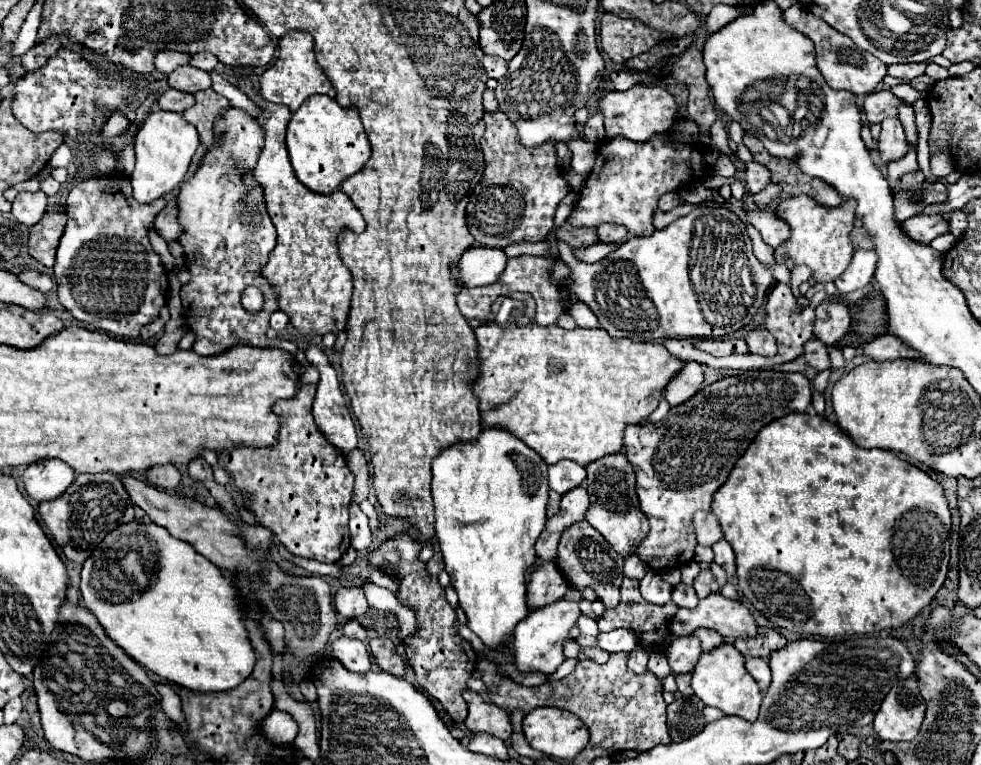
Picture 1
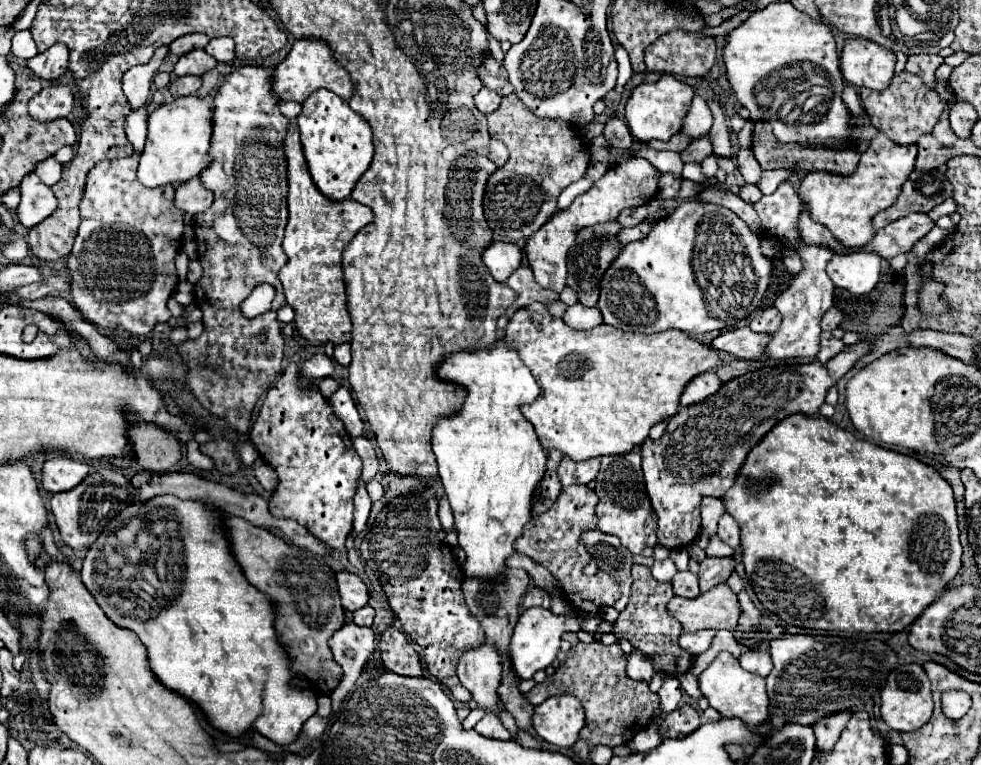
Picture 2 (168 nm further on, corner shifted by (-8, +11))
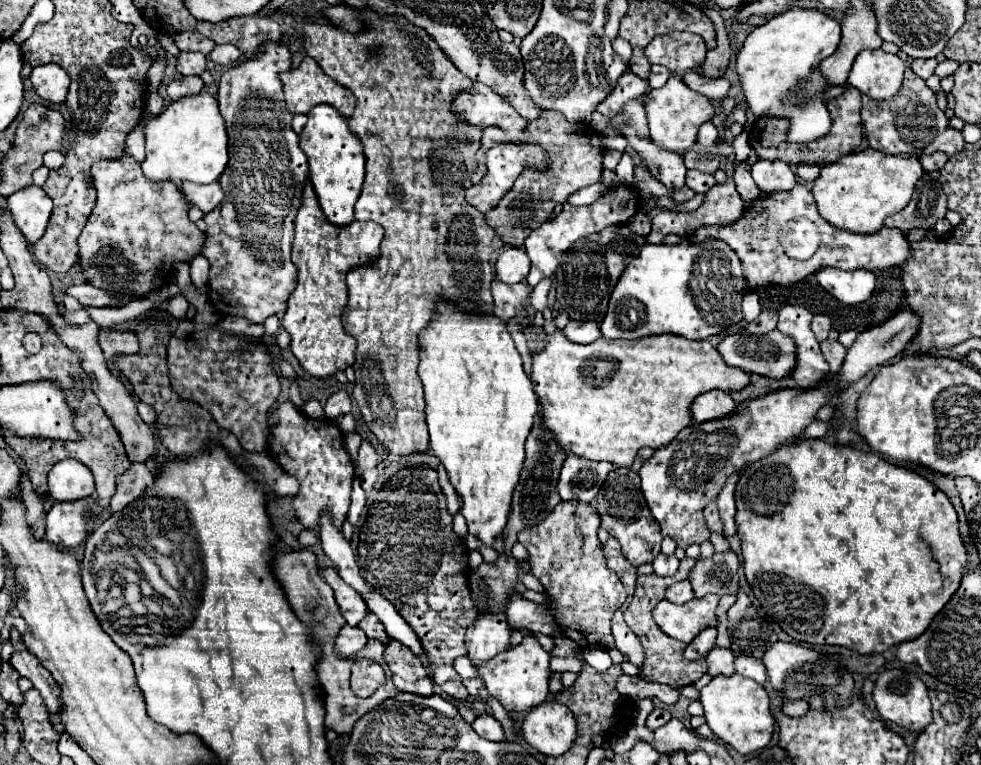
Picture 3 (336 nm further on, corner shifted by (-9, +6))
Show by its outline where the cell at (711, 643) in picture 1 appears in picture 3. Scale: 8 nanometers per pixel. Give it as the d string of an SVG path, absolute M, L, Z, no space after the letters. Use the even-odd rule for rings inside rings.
M714 648L706 656L710 676L732 676L734 674L734 654L724 648Z

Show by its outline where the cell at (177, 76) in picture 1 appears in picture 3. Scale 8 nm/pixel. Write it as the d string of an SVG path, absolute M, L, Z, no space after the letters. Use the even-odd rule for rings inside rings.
M180 52L176 58L176 70L182 76L200 76L206 70L206 56L198 52Z

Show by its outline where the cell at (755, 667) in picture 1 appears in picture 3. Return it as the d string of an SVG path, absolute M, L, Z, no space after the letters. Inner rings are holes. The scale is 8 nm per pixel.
M736 656L734 668L736 668L736 674L752 678L758 684L766 682L766 668L764 668L764 664L760 660L752 658L752 656Z

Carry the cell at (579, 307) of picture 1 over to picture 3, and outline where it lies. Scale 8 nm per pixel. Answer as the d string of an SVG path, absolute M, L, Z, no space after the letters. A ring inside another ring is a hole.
M570 320L568 326L564 328L564 334L570 342L574 344L590 344L600 338L600 328L596 322L578 322Z

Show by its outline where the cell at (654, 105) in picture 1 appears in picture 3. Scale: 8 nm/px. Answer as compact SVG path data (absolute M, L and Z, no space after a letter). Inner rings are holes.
M672 74L660 90L652 90L644 98L644 106L646 106L646 114L648 114L648 124L650 124L650 138L658 146L674 150L674 152L682 152L682 150L692 148L698 138L698 128L704 122L712 120L712 116L714 116L712 102L706 96L690 90L682 82L682 78L672 76Z

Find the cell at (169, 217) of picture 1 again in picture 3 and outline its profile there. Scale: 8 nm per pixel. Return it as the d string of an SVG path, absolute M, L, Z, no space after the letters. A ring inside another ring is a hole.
M184 182L182 184L182 192L206 214L210 210L214 210L224 194L222 194L222 188L218 182L212 182L212 184L194 184L194 182Z

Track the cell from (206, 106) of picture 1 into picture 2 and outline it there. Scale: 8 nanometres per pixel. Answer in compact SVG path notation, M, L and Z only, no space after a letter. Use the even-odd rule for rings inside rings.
M211 69L211 71L207 71L201 79L203 79L203 85L201 85L201 89L197 91L197 97L207 97L213 89L217 89L219 87L219 71L217 69Z

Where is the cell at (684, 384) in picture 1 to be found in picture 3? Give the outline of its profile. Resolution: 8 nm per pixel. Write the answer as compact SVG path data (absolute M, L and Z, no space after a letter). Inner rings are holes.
M722 390L706 392L698 396L692 404L692 416L696 424L702 424L706 420L720 420L722 416L730 416L734 412L738 412L734 400Z

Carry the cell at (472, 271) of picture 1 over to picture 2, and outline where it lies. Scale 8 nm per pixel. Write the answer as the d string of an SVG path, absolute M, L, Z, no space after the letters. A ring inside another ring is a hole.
M493 241L489 247L485 247L485 251L481 251L481 259L493 275L493 279L505 283L505 279L521 265L523 253L515 243Z

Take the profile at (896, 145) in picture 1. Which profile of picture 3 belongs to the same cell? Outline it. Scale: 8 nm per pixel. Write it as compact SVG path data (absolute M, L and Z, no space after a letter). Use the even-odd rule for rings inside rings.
M864 150L842 156L842 160L822 166L812 194L818 204L818 212L832 226L844 228L856 234L878 232L884 226L884 218L900 212L914 192L914 184L924 174L918 156L910 154L884 154L878 150Z

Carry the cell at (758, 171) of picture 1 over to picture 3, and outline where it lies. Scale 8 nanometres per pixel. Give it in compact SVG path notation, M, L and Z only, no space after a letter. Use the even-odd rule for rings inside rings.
M748 162L738 164L738 168L734 170L734 182L736 182L736 190L738 190L742 200L754 200L760 194L758 186L754 184L754 180L750 176L750 164Z

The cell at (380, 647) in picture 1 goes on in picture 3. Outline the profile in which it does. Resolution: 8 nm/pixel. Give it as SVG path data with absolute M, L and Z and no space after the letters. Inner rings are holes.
M392 640L386 646L384 660L390 666L392 682L400 692L410 692L416 696L432 696L432 678L428 676L422 660L414 656L400 642Z

